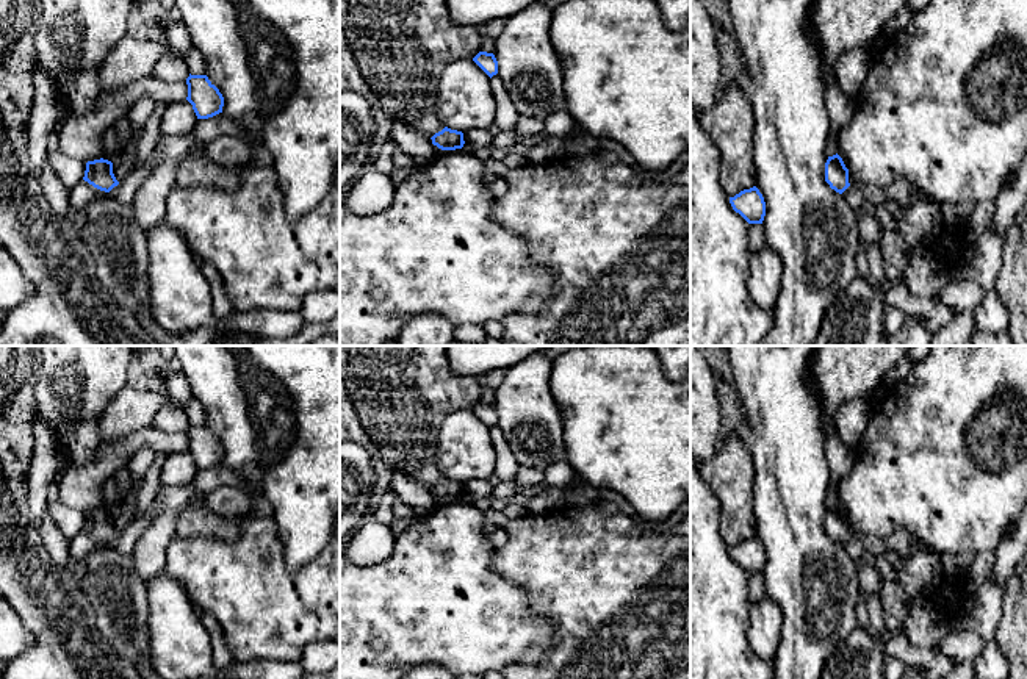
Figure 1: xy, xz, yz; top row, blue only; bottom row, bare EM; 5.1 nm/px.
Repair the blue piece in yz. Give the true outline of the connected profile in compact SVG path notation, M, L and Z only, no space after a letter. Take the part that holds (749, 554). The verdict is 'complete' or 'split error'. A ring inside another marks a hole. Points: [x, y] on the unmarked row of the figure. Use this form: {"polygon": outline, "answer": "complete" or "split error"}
{"polygon": "M756 537L730 548L730 554L748 574L762 574L766 566L766 552Z", "answer": "complete"}

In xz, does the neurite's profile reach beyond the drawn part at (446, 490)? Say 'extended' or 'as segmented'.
as segmented

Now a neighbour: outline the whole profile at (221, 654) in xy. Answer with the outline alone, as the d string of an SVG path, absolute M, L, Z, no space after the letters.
M200 613L200 620L210 635L213 665L216 671L225 670L233 662L233 657L225 643L221 624L210 613Z

